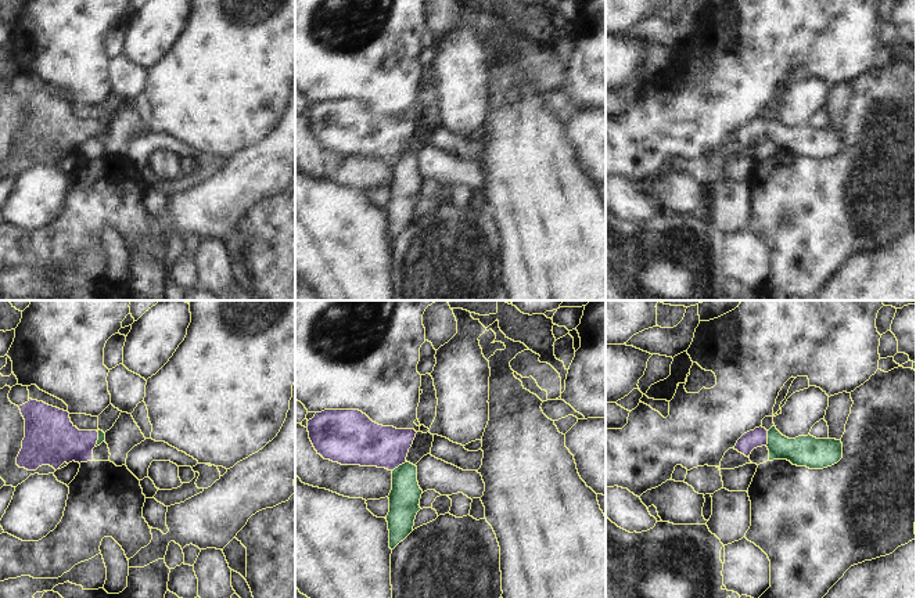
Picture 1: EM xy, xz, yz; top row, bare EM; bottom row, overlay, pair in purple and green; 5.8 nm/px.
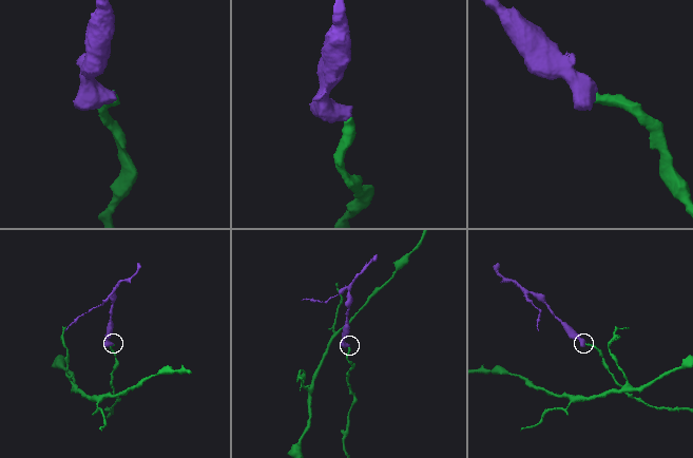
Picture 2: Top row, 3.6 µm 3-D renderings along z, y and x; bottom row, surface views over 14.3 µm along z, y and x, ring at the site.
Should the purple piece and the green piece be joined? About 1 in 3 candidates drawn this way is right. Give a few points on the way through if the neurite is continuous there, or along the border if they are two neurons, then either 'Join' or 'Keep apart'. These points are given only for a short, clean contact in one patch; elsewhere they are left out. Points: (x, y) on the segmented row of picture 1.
Path across: yz (757, 438), (767, 438), (780, 447), (807, 451). Join

